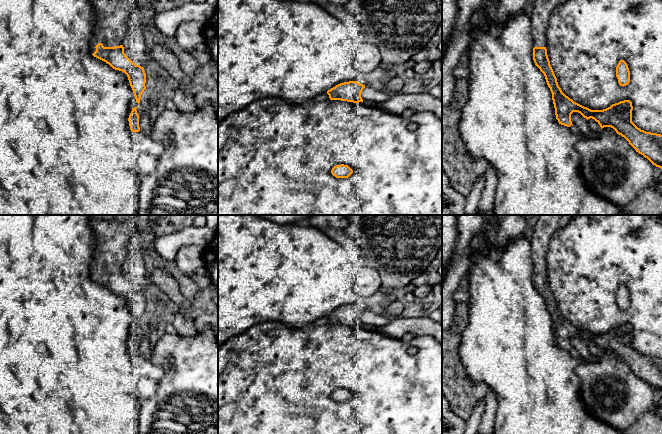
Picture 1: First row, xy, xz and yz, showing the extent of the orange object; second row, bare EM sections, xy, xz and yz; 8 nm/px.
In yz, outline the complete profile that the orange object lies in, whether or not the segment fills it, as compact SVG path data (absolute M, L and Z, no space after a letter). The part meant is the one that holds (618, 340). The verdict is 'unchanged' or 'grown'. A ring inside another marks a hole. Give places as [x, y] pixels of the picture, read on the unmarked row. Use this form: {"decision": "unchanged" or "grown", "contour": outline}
{"decision": "grown", "contour": "M540 215L534 225L530 240L532 260L534 264L533 284L544 298L552 317L556 343L559 348L570 351L571 338L580 337L587 344L594 343L602 352L611 351L624 361L629 368L647 382L653 389L662 393L662 359L646 356L632 346L632 326L620 325L603 334L591 334L566 320L558 309L557 302L550 289L546 273L546 253L554 233L559 228L559 220L563 215Z"}

